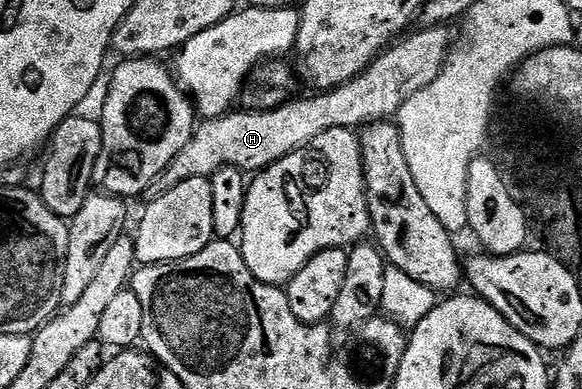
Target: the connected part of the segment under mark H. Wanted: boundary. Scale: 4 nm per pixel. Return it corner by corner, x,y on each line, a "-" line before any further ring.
421,27
418,30
418,33
410,32
402,36
380,53
359,76
339,87
309,95
313,97
298,96
274,109
258,111
242,108
241,113
233,111
223,117
202,120
194,128
187,147
183,147
183,151
179,151
179,155
175,155
175,159
171,159
169,166
161,172
161,176
151,183
148,196
154,198
163,195
171,191
171,187
183,183
183,179
210,178
215,171
228,165
234,165
246,174
256,175
268,165
291,155
291,151
311,143
311,139
323,135
323,131
357,131
372,121
396,118
399,107
403,107
411,95
435,83
451,52
448,28

